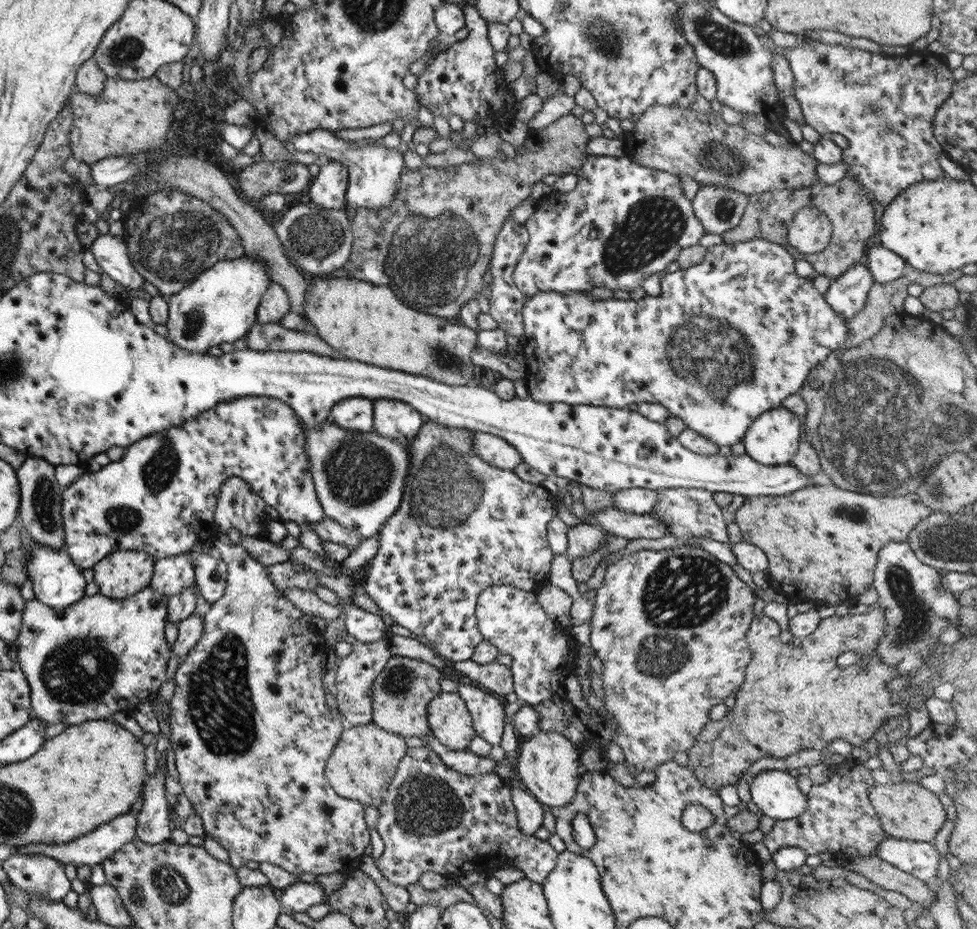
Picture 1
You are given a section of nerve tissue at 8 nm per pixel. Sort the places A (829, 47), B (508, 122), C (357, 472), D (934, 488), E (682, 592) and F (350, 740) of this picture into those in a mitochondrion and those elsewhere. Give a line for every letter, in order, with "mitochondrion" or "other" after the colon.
A: other
B: other
C: mitochondrion
D: mitochondrion
E: mitochondrion
F: other

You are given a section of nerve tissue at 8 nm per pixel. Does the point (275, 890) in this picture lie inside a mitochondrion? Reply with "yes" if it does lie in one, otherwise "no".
no

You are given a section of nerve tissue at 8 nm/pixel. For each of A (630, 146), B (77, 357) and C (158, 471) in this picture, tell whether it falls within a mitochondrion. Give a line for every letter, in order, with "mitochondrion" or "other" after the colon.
A: other
B: other
C: mitochondrion

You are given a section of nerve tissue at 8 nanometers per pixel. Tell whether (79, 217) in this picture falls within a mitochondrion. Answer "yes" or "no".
no

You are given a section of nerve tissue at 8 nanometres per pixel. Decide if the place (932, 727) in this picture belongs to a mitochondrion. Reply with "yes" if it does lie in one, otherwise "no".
no

